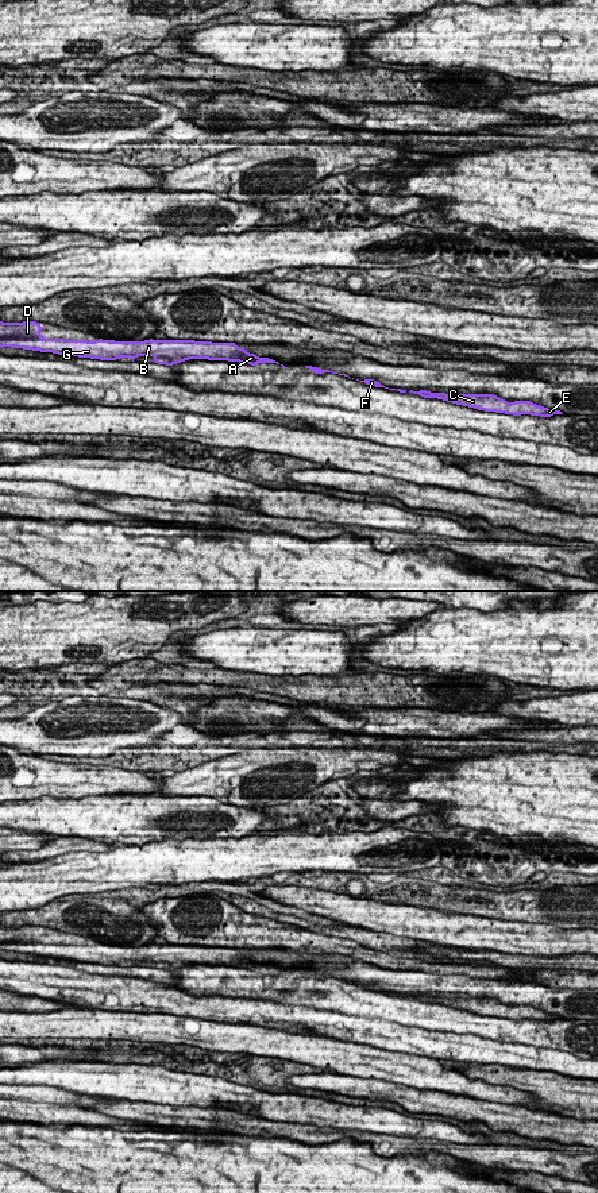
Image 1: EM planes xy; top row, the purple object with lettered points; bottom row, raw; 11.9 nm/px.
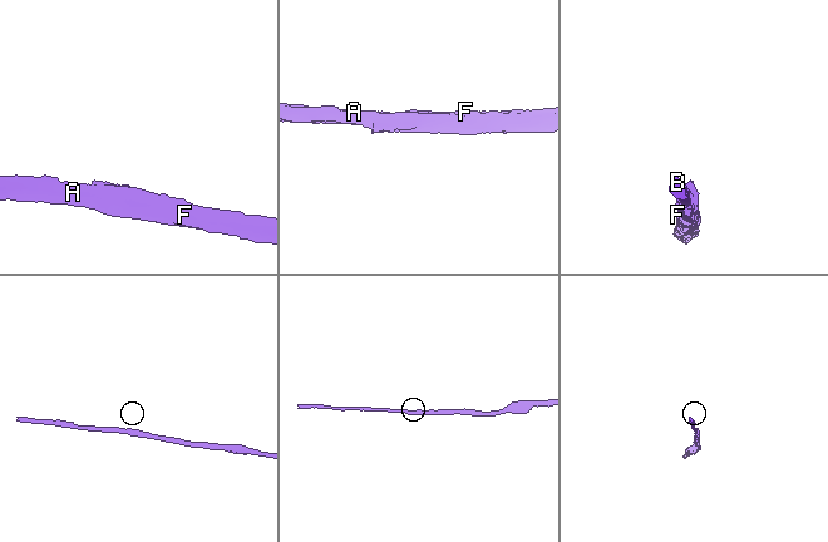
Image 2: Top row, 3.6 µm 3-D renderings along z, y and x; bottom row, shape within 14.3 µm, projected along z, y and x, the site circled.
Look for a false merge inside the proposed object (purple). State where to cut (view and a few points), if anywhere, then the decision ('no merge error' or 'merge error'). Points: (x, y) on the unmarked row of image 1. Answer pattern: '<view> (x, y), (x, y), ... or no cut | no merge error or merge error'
no cut | no merge error

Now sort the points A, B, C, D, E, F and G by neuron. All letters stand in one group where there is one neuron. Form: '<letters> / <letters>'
A B C D E F G

